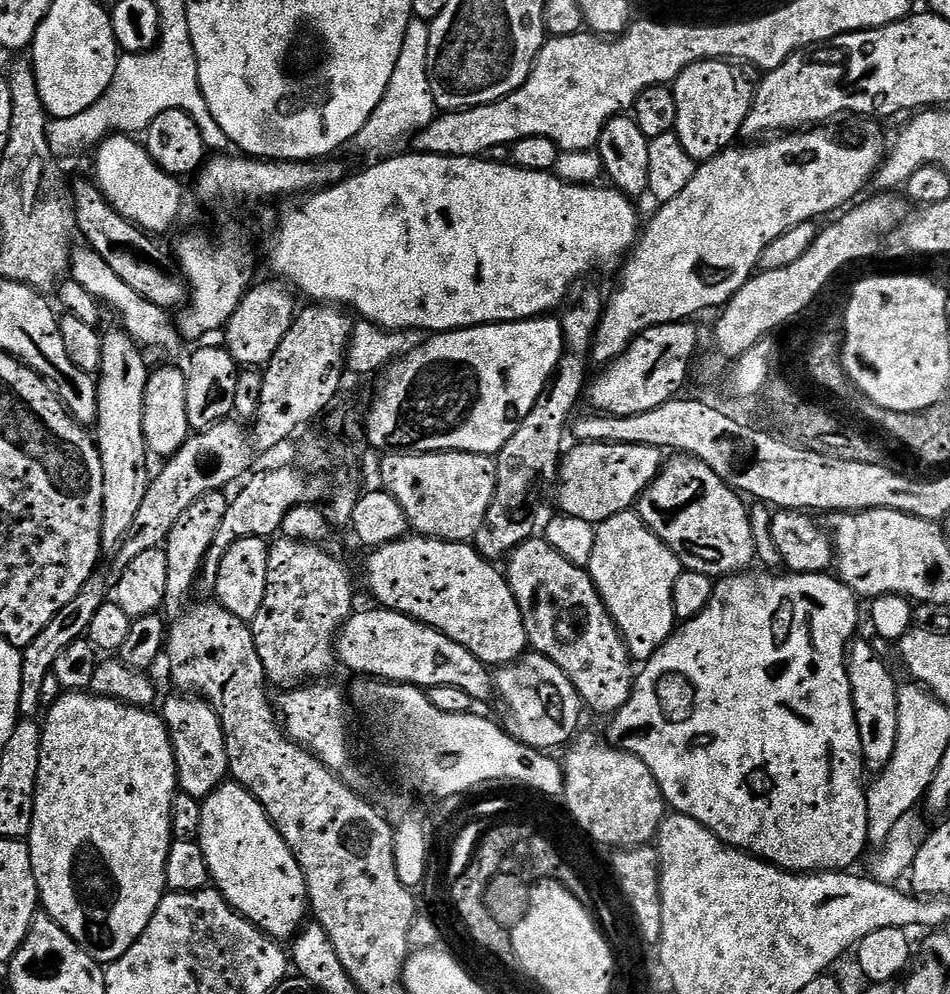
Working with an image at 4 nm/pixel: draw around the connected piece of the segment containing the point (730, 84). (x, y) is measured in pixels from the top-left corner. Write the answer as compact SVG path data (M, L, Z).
M699 60L686 66L671 85L674 102L677 103L674 131L692 160L712 160L725 148L733 147L735 140L732 139L740 136L740 127L752 109L754 95L753 81L744 77L743 70L743 67L727 60Z

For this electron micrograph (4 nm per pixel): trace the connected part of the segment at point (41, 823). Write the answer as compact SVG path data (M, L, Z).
M91 691L64 692L58 702L47 709L42 720L40 734L40 769L36 783L36 801L34 802L34 822L32 832L26 841L34 874L40 891L40 903L43 911L51 920L58 922L90 958L94 958L101 966L107 966L122 958L130 946L146 930L154 910L158 910L160 900L166 894L166 858L170 854L172 835L172 807L178 791L176 783L176 759L172 749L172 739L168 727L155 711L147 708L135 708L129 704L120 704L105 696L94 696Z

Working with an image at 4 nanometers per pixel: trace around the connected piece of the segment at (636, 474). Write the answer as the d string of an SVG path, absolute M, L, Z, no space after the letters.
M577 443L572 447L563 453L555 485L559 511L594 525L606 518L614 518L614 514L629 511L666 463L665 453L650 446Z

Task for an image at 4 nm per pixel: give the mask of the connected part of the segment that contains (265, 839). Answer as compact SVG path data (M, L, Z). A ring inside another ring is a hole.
M225 782L219 788L215 788L204 801L202 801L200 809L202 810L202 830L200 831L200 838L198 843L202 846L202 854L206 854L206 866L210 866L210 874L212 875L211 883L215 885L221 896L227 900L229 906L234 911L240 913L245 920L248 920L255 928L260 928L271 936L277 942L291 941L293 937L301 931L302 925L305 923L306 917L310 912L310 901L308 898L308 883L302 874L302 870L298 866L298 862L294 858L294 854L290 850L290 846L286 846L286 842L282 838L282 834L278 834L278 830L273 826L268 815L264 813L264 808L257 802L254 797L249 794L248 790L235 782Z

